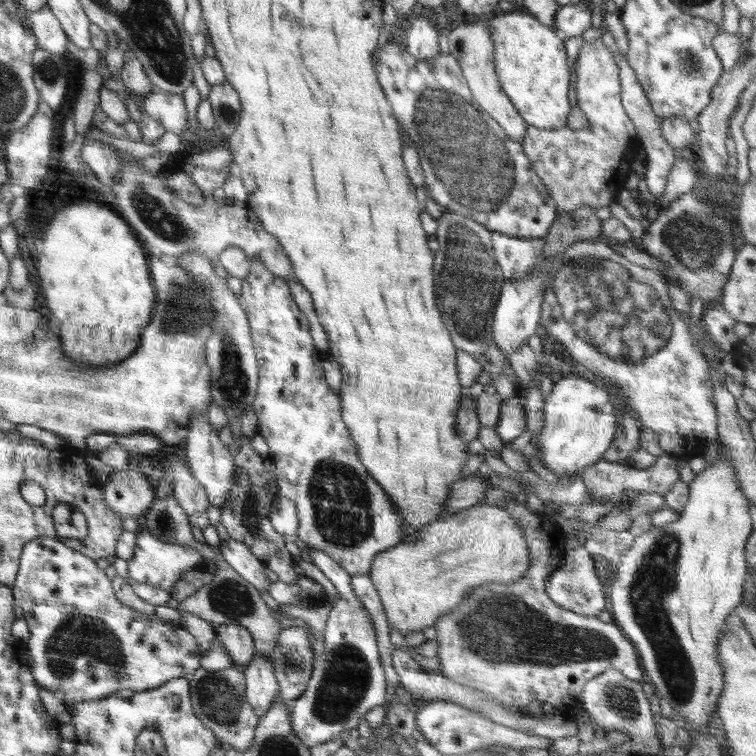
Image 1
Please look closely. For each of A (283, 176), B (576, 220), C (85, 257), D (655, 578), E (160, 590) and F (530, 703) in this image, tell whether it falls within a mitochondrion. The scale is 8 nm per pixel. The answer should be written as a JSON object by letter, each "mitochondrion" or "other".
{"A":"other","B":"mitochondrion","C":"other","D":"mitochondrion","E":"other","F":"other"}

